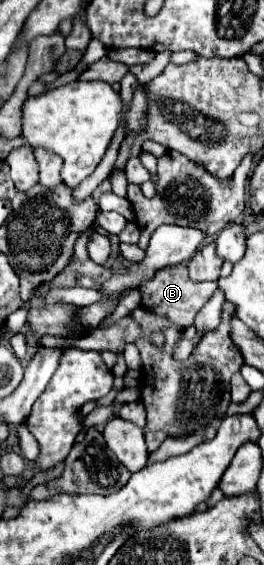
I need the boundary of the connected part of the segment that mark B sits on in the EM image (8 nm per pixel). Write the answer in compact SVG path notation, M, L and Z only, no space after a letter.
M176 265L176 267L164 267L160 271L156 271L156 275L148 281L144 281L144 285L140 285L140 293L142 293L142 301L140 307L170 319L180 331L184 331L186 327L190 327L194 323L194 315L204 307L204 303L210 299L210 295L214 293L218 285L216 283L194 283L188 277L188 267L186 265Z

